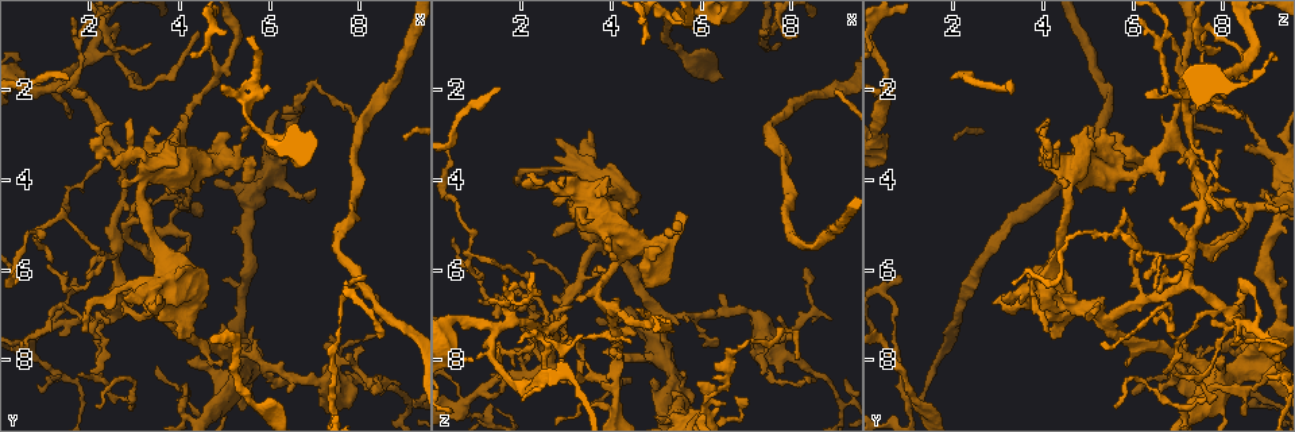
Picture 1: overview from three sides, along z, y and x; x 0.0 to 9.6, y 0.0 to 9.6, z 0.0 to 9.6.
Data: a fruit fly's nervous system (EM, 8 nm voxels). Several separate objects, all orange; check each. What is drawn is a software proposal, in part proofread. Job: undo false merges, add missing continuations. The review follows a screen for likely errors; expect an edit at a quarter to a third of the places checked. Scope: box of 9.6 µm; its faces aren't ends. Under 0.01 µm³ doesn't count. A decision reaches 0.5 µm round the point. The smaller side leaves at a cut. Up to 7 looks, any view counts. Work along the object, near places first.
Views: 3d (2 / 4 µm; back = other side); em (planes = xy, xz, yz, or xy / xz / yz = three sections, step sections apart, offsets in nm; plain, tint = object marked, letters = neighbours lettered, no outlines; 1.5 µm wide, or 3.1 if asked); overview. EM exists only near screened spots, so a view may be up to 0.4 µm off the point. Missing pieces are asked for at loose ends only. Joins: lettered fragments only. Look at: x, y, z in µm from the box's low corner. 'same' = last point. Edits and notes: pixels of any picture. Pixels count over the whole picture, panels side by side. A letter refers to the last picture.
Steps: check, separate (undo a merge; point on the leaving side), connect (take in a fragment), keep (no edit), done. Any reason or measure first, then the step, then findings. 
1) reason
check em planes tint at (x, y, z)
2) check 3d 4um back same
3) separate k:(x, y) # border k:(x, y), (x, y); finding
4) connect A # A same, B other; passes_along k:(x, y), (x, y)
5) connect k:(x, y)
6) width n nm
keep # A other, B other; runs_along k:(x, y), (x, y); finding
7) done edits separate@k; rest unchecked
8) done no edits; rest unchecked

check em planes letters at (8.35, 8.70, 6.00)

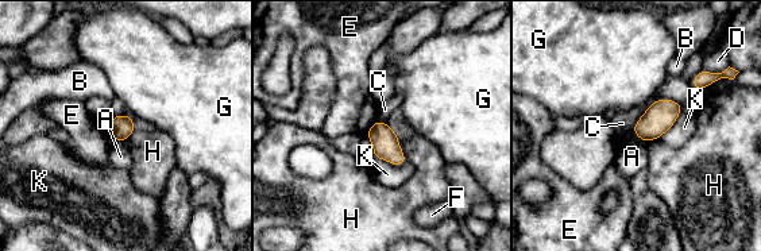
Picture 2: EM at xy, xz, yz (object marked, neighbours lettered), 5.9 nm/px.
width 140 nm
keep # A other, B other, C other, D other, E other, F other, G other, H other, K other; no lettered fragment goes on from it

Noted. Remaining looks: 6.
abrupt turn
check em planes plain at (7.45, 8.30, 7.45)

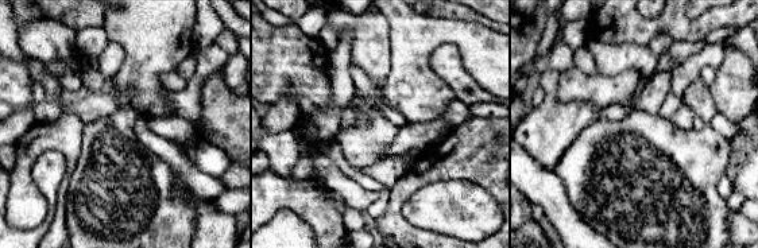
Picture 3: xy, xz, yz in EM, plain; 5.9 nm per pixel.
what lies round it
check em planes letters same

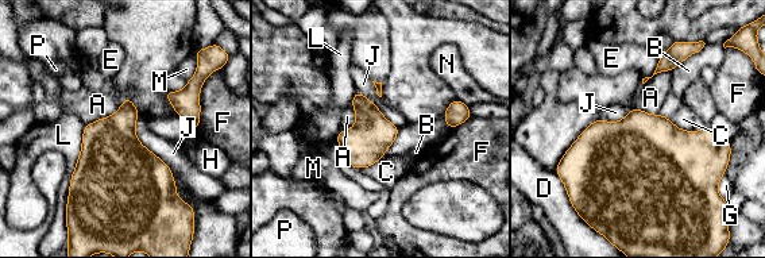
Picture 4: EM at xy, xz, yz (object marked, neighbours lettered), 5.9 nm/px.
longest_contact J 400 nm
keep # A other, B other, C other, D other, E other, F other, G other, H other, J other, L other, M other, N other, P other; one neuron here

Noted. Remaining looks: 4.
check 3d 4um at (3.00, 1.90, 7.65)

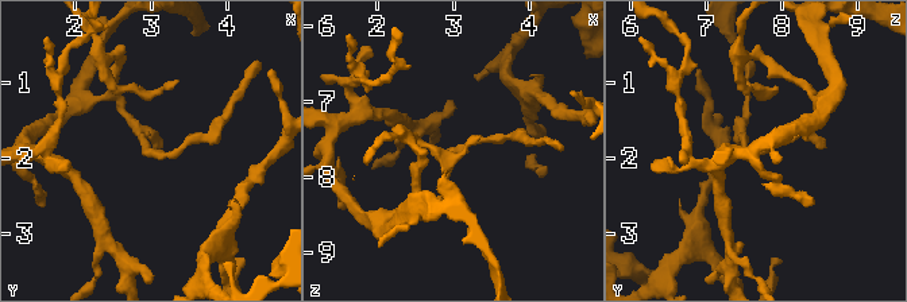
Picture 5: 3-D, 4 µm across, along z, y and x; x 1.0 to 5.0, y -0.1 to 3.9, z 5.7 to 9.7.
check em xy step 8 tint at (3.00, 1.90, 7.65)

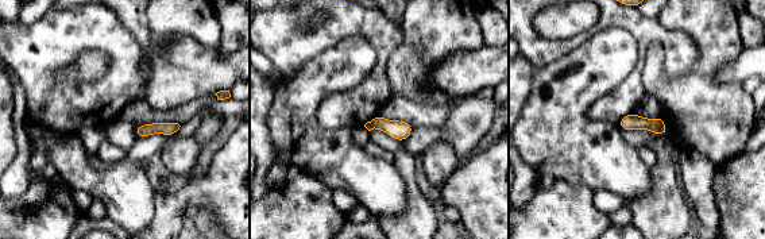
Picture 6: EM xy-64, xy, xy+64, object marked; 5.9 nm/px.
cut it another way
check em planes letters same

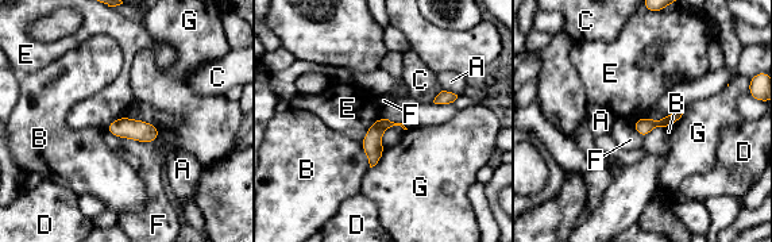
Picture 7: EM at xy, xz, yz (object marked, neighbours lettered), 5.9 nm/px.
keep # A other, B other, C other, D other, E other, F other, G other; continuous, no second neuron

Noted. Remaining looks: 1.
done no edits; rest unchecked

